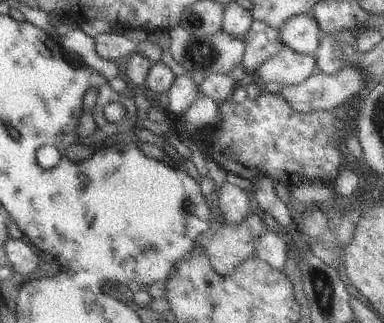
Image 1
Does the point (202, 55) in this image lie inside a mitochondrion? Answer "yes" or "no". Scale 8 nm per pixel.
yes

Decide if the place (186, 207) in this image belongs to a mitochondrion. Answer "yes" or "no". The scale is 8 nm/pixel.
no

